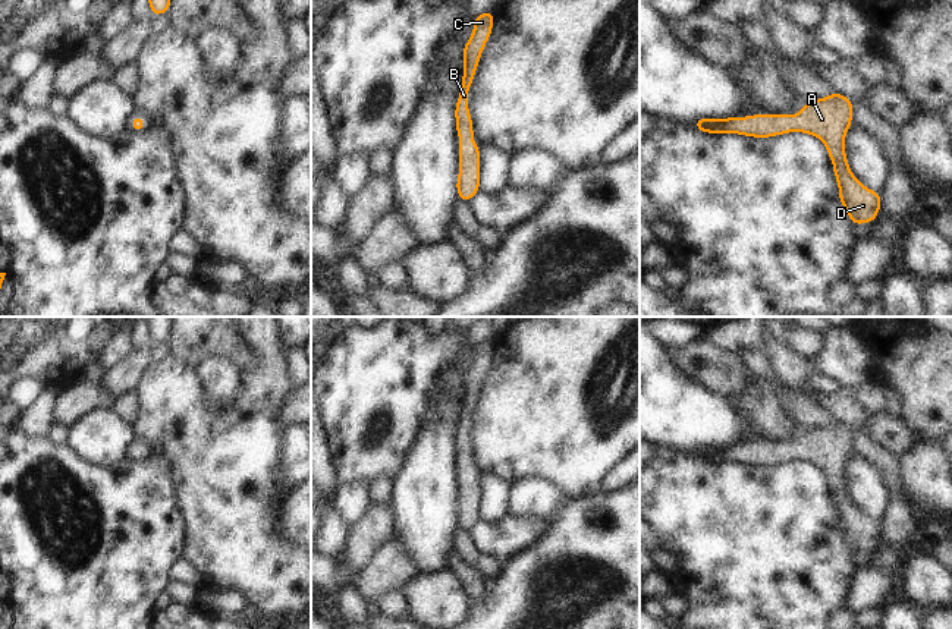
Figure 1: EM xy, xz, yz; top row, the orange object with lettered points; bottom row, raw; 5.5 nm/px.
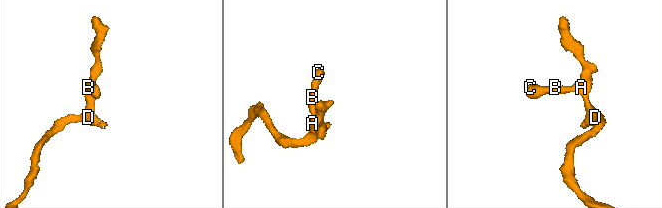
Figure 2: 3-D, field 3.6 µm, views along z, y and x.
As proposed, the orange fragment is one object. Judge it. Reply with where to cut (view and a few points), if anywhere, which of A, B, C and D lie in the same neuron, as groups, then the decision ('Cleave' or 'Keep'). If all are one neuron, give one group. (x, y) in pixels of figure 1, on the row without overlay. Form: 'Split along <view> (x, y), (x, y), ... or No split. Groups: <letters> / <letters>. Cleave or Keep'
No split. Groups: A B C D. Keep.

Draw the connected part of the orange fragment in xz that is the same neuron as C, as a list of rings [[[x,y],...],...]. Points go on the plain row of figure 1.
[[[494,340],[477,343],[472,362],[462,377],[464,400],[455,434],[456,465],[459,472],[459,503],[456,506],[458,528],[468,531],[480,521],[480,474],[472,469],[474,453],[468,437],[468,421],[480,391],[483,378],[491,365]]]

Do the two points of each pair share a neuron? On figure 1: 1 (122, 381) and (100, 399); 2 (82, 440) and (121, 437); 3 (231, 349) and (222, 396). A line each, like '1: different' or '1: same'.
1: different
2: same
3: different

